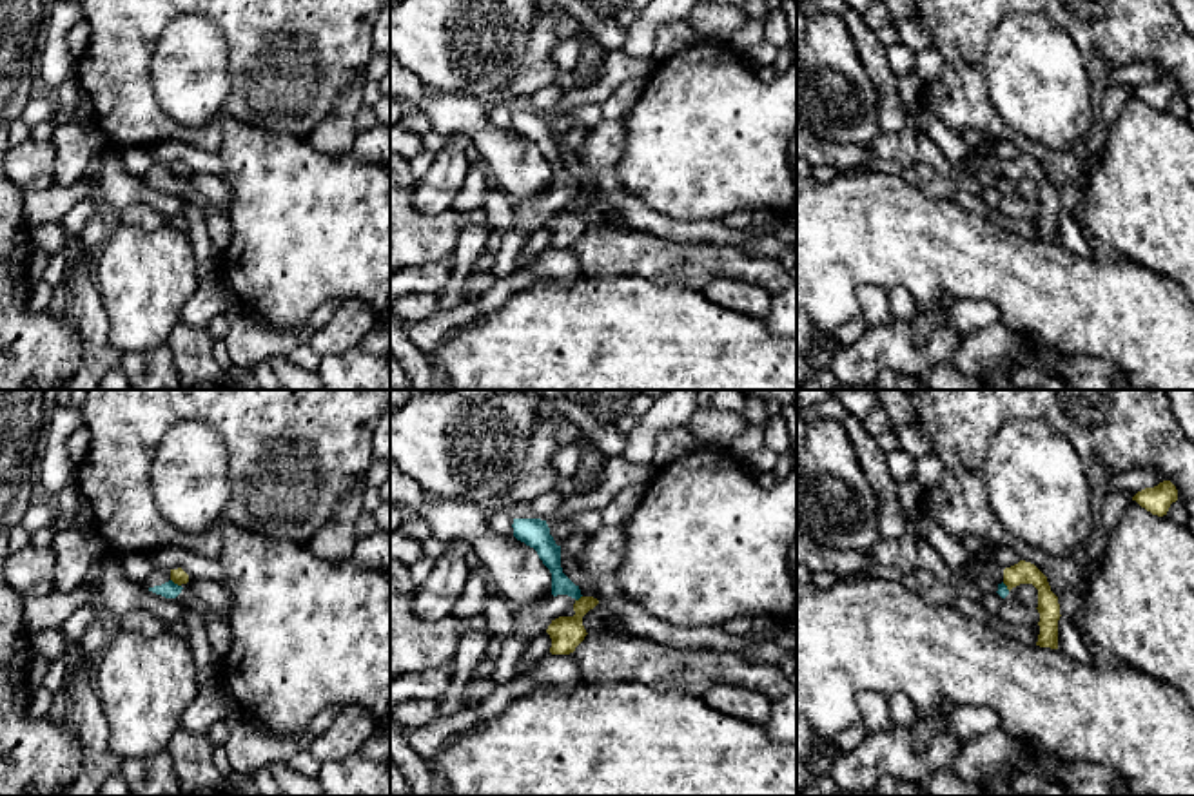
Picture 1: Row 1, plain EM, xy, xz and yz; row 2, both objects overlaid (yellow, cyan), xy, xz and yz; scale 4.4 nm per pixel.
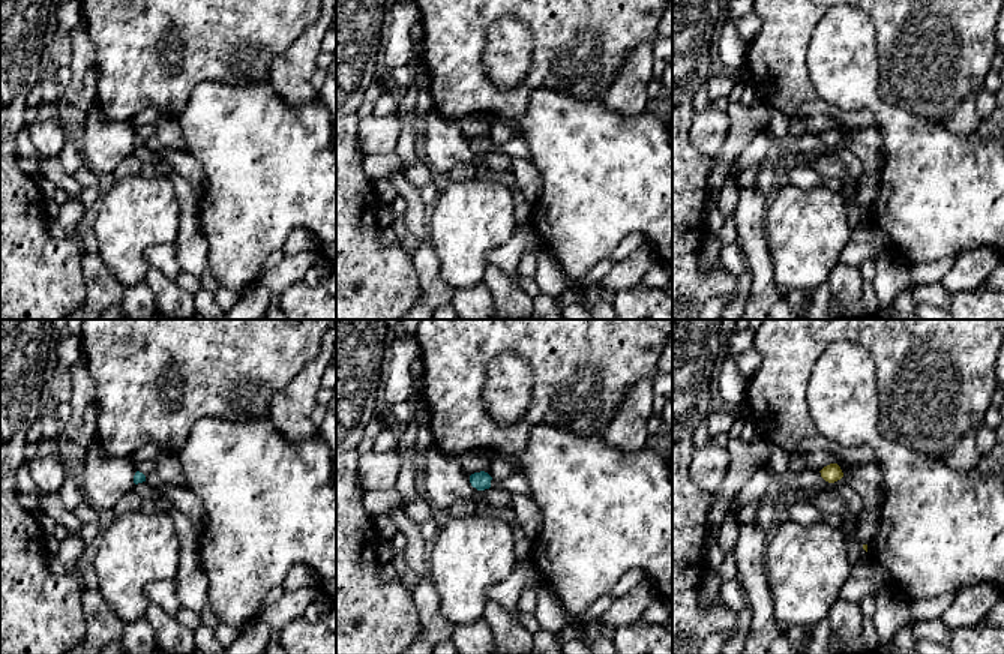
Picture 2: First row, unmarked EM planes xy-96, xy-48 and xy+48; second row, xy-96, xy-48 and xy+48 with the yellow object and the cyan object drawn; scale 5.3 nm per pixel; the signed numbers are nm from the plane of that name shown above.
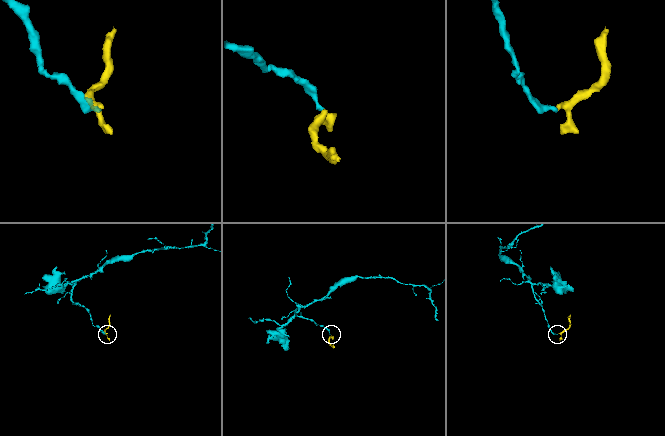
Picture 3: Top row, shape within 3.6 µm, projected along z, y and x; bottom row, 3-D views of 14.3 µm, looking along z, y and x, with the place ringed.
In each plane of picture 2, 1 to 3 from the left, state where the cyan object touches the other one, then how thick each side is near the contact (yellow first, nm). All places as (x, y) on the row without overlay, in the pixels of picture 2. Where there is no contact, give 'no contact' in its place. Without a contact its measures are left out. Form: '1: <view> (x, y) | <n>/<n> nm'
1: no contact
2: no contact
3: no contact

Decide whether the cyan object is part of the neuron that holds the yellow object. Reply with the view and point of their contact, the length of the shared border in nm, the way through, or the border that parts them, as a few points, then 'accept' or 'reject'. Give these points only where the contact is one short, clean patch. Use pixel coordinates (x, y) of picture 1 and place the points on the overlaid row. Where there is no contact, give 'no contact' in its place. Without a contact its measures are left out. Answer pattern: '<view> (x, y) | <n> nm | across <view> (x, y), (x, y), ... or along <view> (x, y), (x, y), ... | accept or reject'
xy (176, 582) | 60 nm | along xy (171, 579), (180, 586) | reject

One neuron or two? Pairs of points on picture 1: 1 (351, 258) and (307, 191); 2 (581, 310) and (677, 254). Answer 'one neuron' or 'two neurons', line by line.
1: one neuron
2: two neurons

